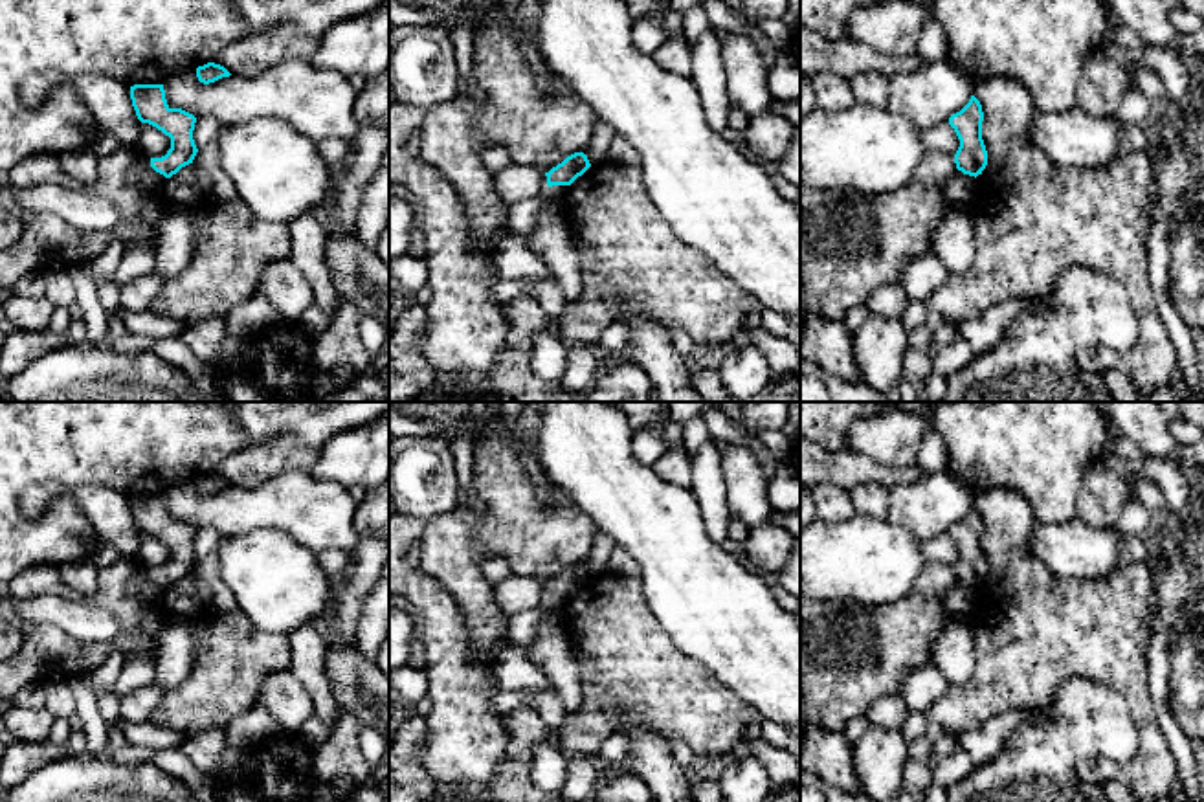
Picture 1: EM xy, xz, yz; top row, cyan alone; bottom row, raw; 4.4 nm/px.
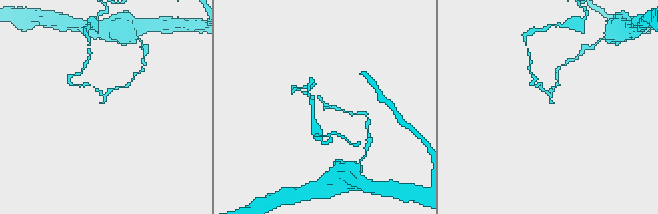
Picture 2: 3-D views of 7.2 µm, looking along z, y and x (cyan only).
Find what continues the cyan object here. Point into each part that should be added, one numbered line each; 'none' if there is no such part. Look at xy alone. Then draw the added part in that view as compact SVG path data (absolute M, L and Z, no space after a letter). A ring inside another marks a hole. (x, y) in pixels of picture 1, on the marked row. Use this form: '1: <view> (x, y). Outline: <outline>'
none

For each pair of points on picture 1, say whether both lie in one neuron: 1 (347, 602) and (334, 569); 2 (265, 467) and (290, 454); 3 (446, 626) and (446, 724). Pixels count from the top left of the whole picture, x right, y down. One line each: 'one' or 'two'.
1: two
2: one
3: one

